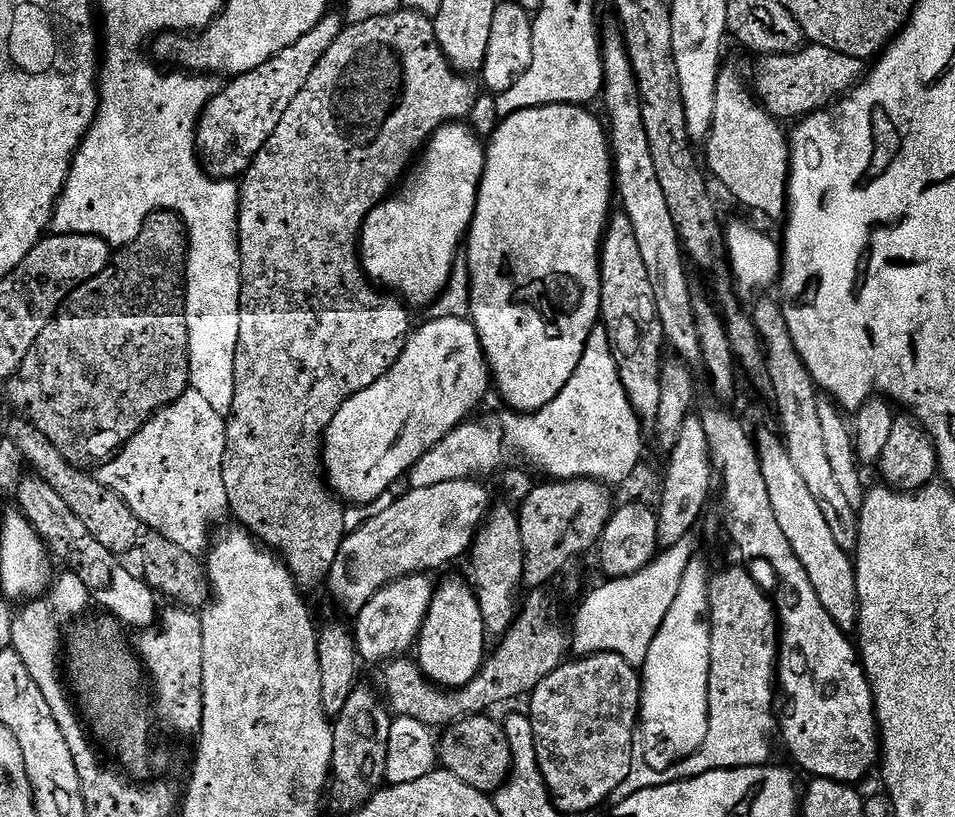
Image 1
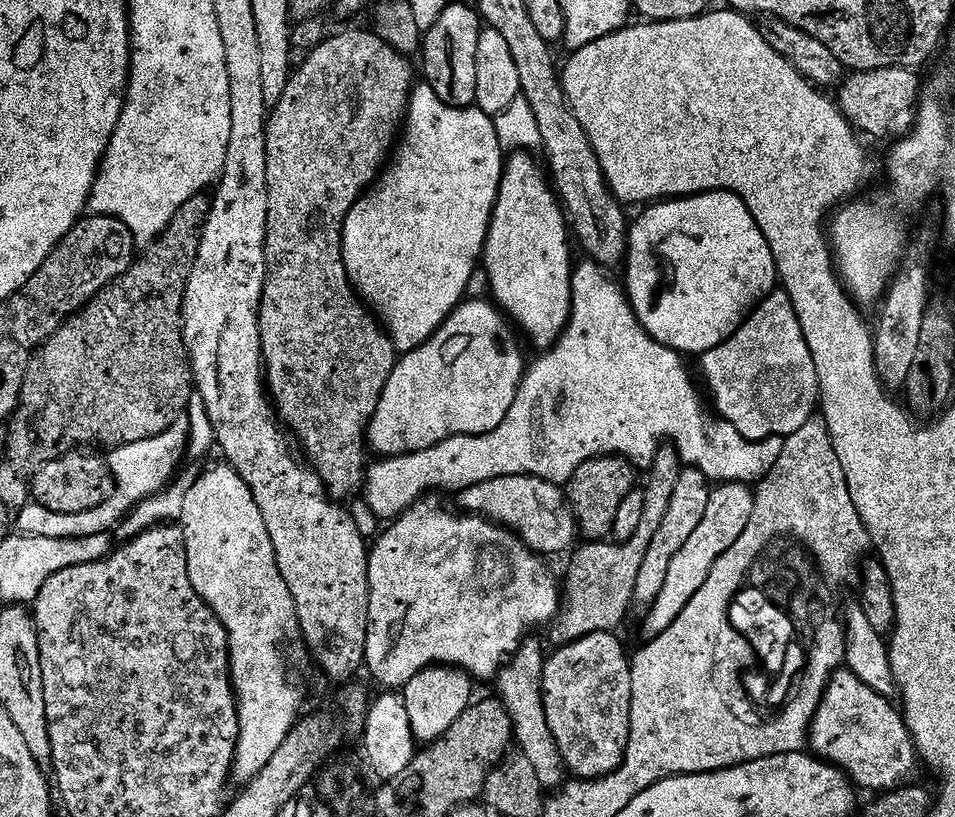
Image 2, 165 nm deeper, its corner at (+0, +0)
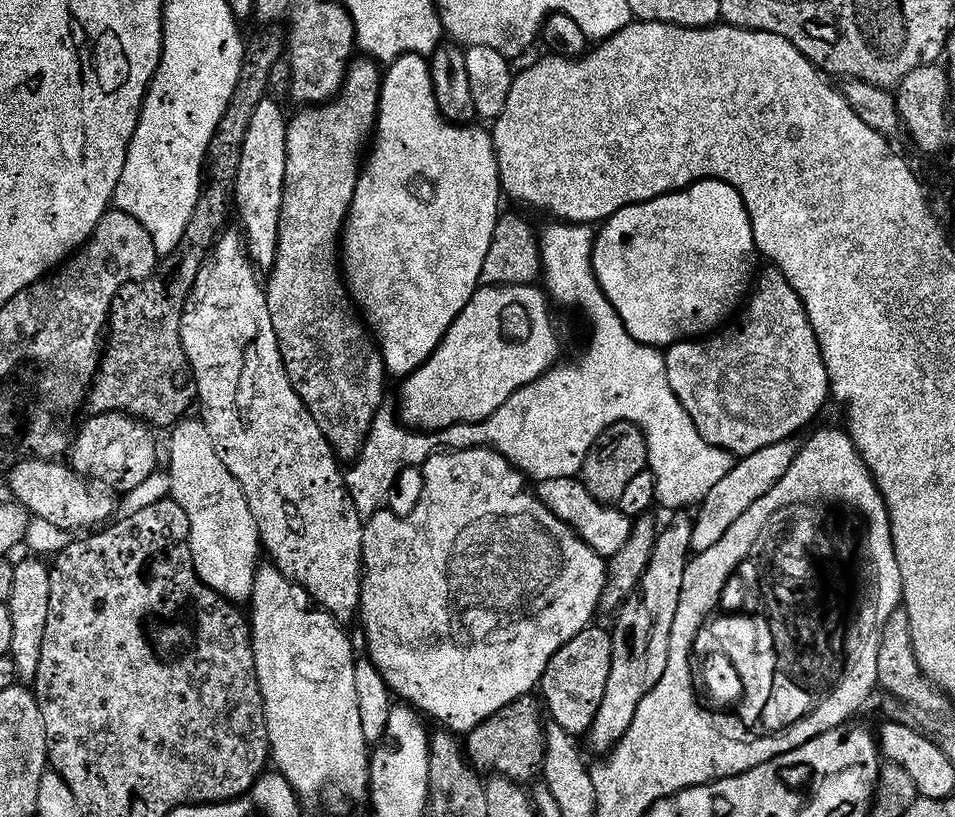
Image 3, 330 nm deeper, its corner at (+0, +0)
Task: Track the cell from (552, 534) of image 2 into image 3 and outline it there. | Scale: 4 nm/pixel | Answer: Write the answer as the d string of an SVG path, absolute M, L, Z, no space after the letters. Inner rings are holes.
M554 478L539 481L538 495L541 502L559 520L573 528L576 535L581 536L590 546L590 550L594 550L599 556L605 558L617 556L626 546L632 533L633 517L621 514L619 507L598 503L579 479Z

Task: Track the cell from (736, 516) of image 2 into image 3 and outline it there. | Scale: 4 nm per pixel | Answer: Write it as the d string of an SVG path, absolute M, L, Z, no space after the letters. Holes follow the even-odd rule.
M795 439L783 440L774 446L766 446L766 450L758 450L754 454L737 459L730 474L726 474L726 478L722 478L722 482L718 482L718 486L714 486L710 494L706 494L697 511L700 513L695 513L692 526L693 553L705 552L710 550L710 546L722 542L726 530L730 530L730 526L734 526L734 522L738 522L738 518L742 518L742 514L746 514L746 510L750 510L750 506L758 502L758 498L762 498L782 479L796 457L796 443Z

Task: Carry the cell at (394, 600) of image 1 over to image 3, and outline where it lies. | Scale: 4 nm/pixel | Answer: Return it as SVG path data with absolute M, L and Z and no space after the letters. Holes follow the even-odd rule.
M462 448L459 450L441 450L436 455L431 456L422 466L422 473L424 472L424 489L420 492L420 501L412 508L412 513L409 516L395 516L392 512L381 510L375 512L373 516L367 521L364 529L364 585L362 586L362 594L360 595L360 611L358 613L359 619L364 619L364 636L368 639L368 652L372 665L377 668L382 674L382 678L388 684L389 692L400 696L405 705L411 706L417 712L423 714L425 717L433 716L437 720L437 725L443 726L448 732L453 734L467 734L475 730L482 722L486 722L494 714L498 714L498 710L502 710L506 706L510 706L515 700L520 699L537 691L538 685L546 666L550 662L550 658L554 658L554 654L558 654L558 650L562 650L562 646L566 646L566 642L570 642L577 636L577 634L593 623L592 620L598 613L600 608L600 599L604 593L604 587L608 581L608 565L605 557L599 556L594 550L590 550L588 543L583 540L581 536L576 535L576 531L571 528L566 522L562 522L557 518L552 511L548 509L543 502L541 502L539 495L535 491L528 492L529 485L526 483L524 473L510 463L510 461L501 454L496 452L493 448Z

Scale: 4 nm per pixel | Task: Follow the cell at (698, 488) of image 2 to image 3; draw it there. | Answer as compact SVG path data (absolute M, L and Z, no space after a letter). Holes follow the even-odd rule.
M676 514L672 525L661 531L656 537L654 554L646 574L642 574L640 585L632 597L624 603L615 617L616 628L612 634L612 665L610 682L606 682L606 694L602 697L602 706L598 706L598 718L590 733L592 748L600 754L607 754L616 743L630 730L642 698L662 682L670 658L670 634L674 630L674 614L678 614L678 602L682 594L682 582L686 578L688 562L693 555L692 526L693 517L688 514Z

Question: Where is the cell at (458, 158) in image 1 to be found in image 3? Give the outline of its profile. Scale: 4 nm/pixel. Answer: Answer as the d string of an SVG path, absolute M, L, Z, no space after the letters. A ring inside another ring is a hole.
M400 56L387 65L380 86L380 112L376 115L374 143L371 145L371 148L373 147L372 157L369 160L367 157L366 163L363 165L360 181L354 194L354 202L348 209L348 219L342 233L342 279L349 296L352 297L353 305L362 313L367 327L373 333L380 332L378 347L389 377L407 378L429 360L436 347L442 342L444 335L450 330L450 326L458 318L458 314L462 314L462 310L466 310L470 298L476 293L477 288L481 287L482 281L485 279L488 266L486 253L490 250L490 242L502 220L500 217L502 189L492 137L485 129L483 132L482 129L476 127L450 124L440 115L438 102L434 98L432 89L432 69L425 57Z

